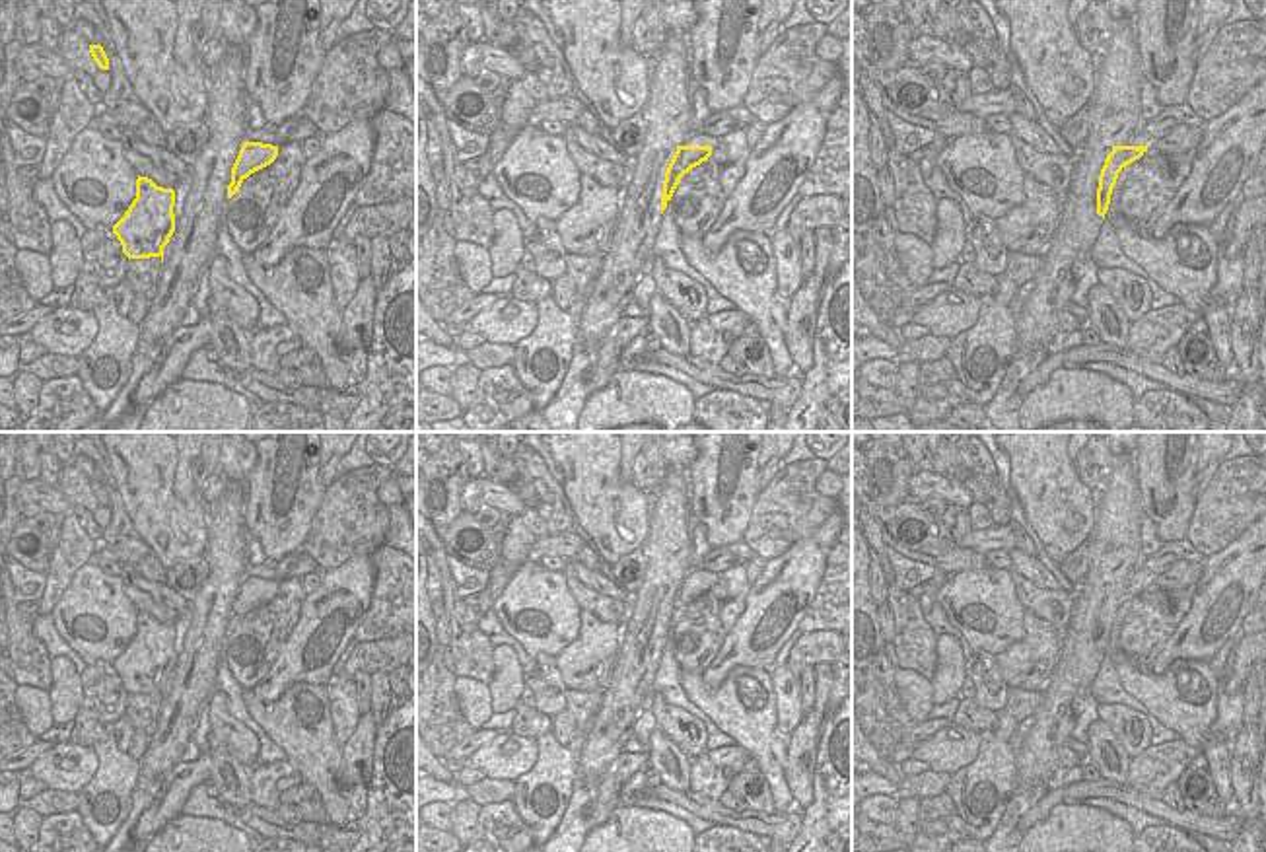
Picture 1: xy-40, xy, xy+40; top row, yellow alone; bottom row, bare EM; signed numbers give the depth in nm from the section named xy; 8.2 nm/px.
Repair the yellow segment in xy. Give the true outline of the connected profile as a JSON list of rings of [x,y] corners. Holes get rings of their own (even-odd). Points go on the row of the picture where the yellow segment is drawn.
[[[677,146],[677,152],[665,171],[661,214],[667,208],[677,185],[681,183],[681,177],[702,161],[708,161],[710,156],[712,146]]]

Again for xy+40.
[[[1112,146],[1112,152],[1107,156],[1105,165],[1099,175],[1097,189],[1097,214],[1105,220],[1105,214],[1110,204],[1110,195],[1116,185],[1118,173],[1140,160],[1147,152],[1147,146]]]

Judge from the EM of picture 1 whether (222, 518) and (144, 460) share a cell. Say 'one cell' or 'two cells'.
two cells

